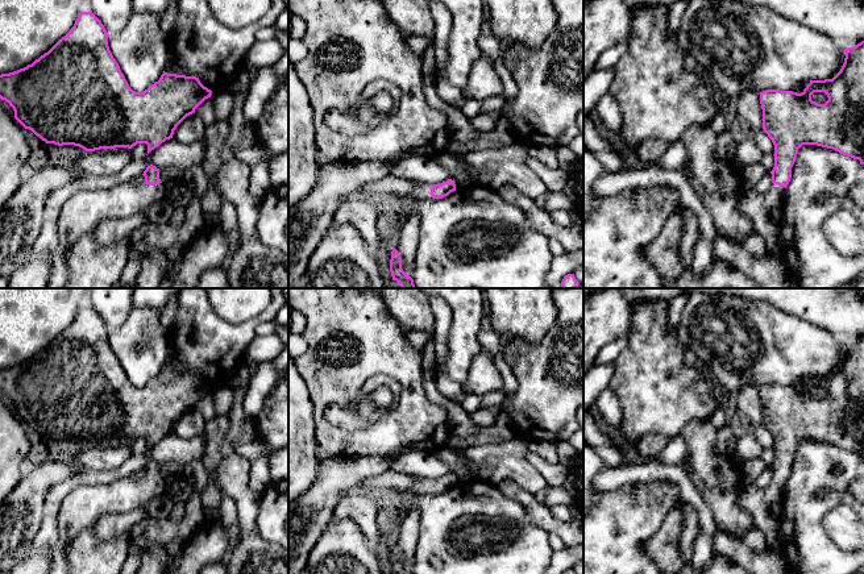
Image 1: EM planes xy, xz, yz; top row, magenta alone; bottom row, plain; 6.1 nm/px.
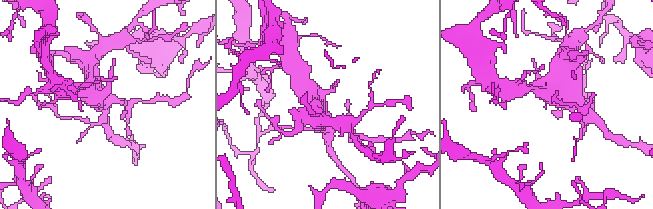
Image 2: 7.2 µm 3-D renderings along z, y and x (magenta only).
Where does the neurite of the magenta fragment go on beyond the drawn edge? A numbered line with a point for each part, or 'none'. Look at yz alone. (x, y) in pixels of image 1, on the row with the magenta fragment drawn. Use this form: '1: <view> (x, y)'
1: yz (757, 207)

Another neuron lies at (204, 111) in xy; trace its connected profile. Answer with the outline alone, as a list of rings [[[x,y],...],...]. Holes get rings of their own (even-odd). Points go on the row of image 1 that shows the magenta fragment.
[[[211,97],[205,99],[196,109],[195,113],[200,117],[205,126],[217,121]]]

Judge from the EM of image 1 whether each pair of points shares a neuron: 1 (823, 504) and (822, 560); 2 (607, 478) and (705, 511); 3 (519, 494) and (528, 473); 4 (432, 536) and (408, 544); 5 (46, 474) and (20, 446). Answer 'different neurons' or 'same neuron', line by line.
1: same neuron
2: same neuron
3: different neurons
4: different neurons
5: different neurons

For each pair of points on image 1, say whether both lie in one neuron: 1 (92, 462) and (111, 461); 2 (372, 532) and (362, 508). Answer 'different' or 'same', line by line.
1: same
2: same

